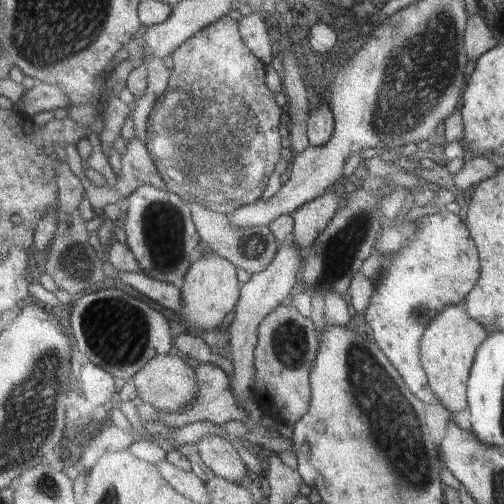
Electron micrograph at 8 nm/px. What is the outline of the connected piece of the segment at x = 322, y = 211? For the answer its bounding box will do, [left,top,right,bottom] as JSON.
[292,190,346,255]

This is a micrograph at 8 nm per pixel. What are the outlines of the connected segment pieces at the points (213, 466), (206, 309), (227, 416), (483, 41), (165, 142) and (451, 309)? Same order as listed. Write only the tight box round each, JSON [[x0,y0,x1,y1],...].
[[196,435,252,483],[179,253,241,332],[158,363,250,428],[465,10,499,62],[147,15,287,215],[421,304,489,424]]

